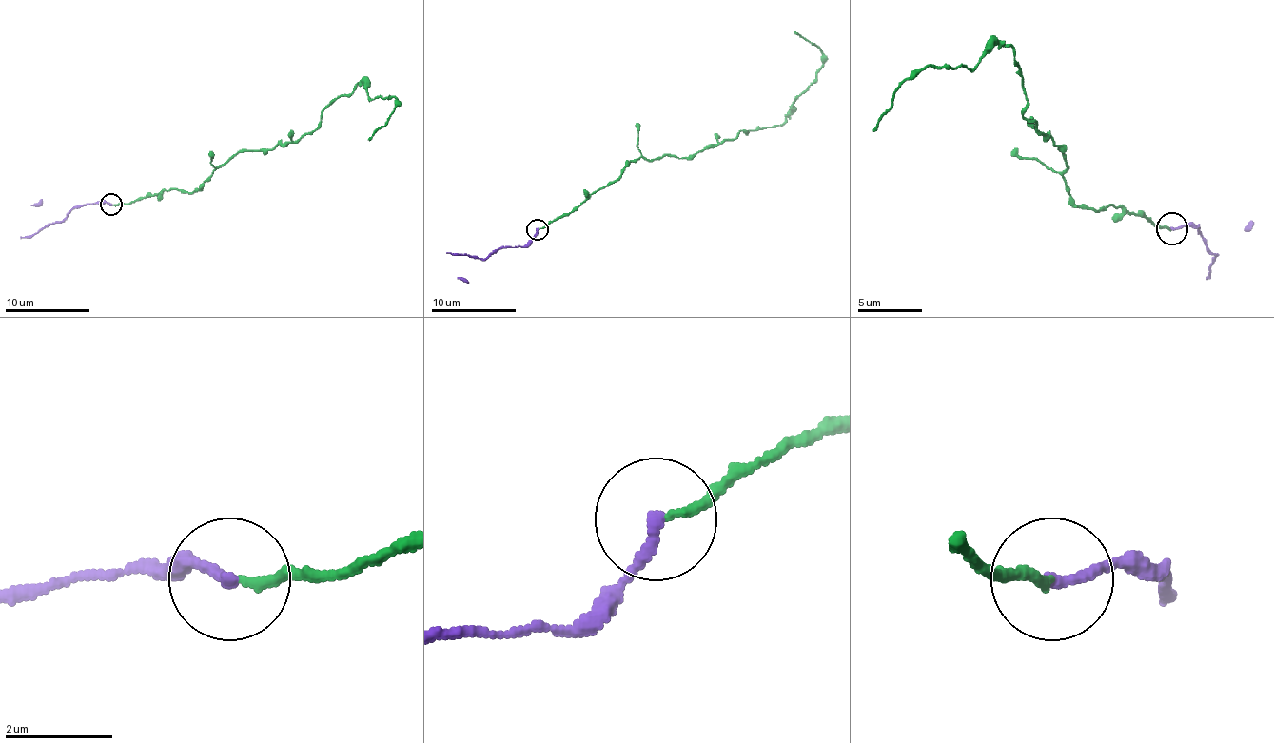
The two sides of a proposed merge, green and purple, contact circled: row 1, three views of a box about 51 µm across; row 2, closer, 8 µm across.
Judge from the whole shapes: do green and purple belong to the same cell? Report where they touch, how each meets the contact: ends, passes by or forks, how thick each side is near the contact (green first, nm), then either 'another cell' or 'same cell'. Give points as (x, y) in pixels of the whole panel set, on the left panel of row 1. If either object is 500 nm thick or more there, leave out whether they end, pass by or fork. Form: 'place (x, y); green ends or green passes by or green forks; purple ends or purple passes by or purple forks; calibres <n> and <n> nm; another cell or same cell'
place (110, 205); green ends; purple ends; calibres 160 and 220 nm; another cell

